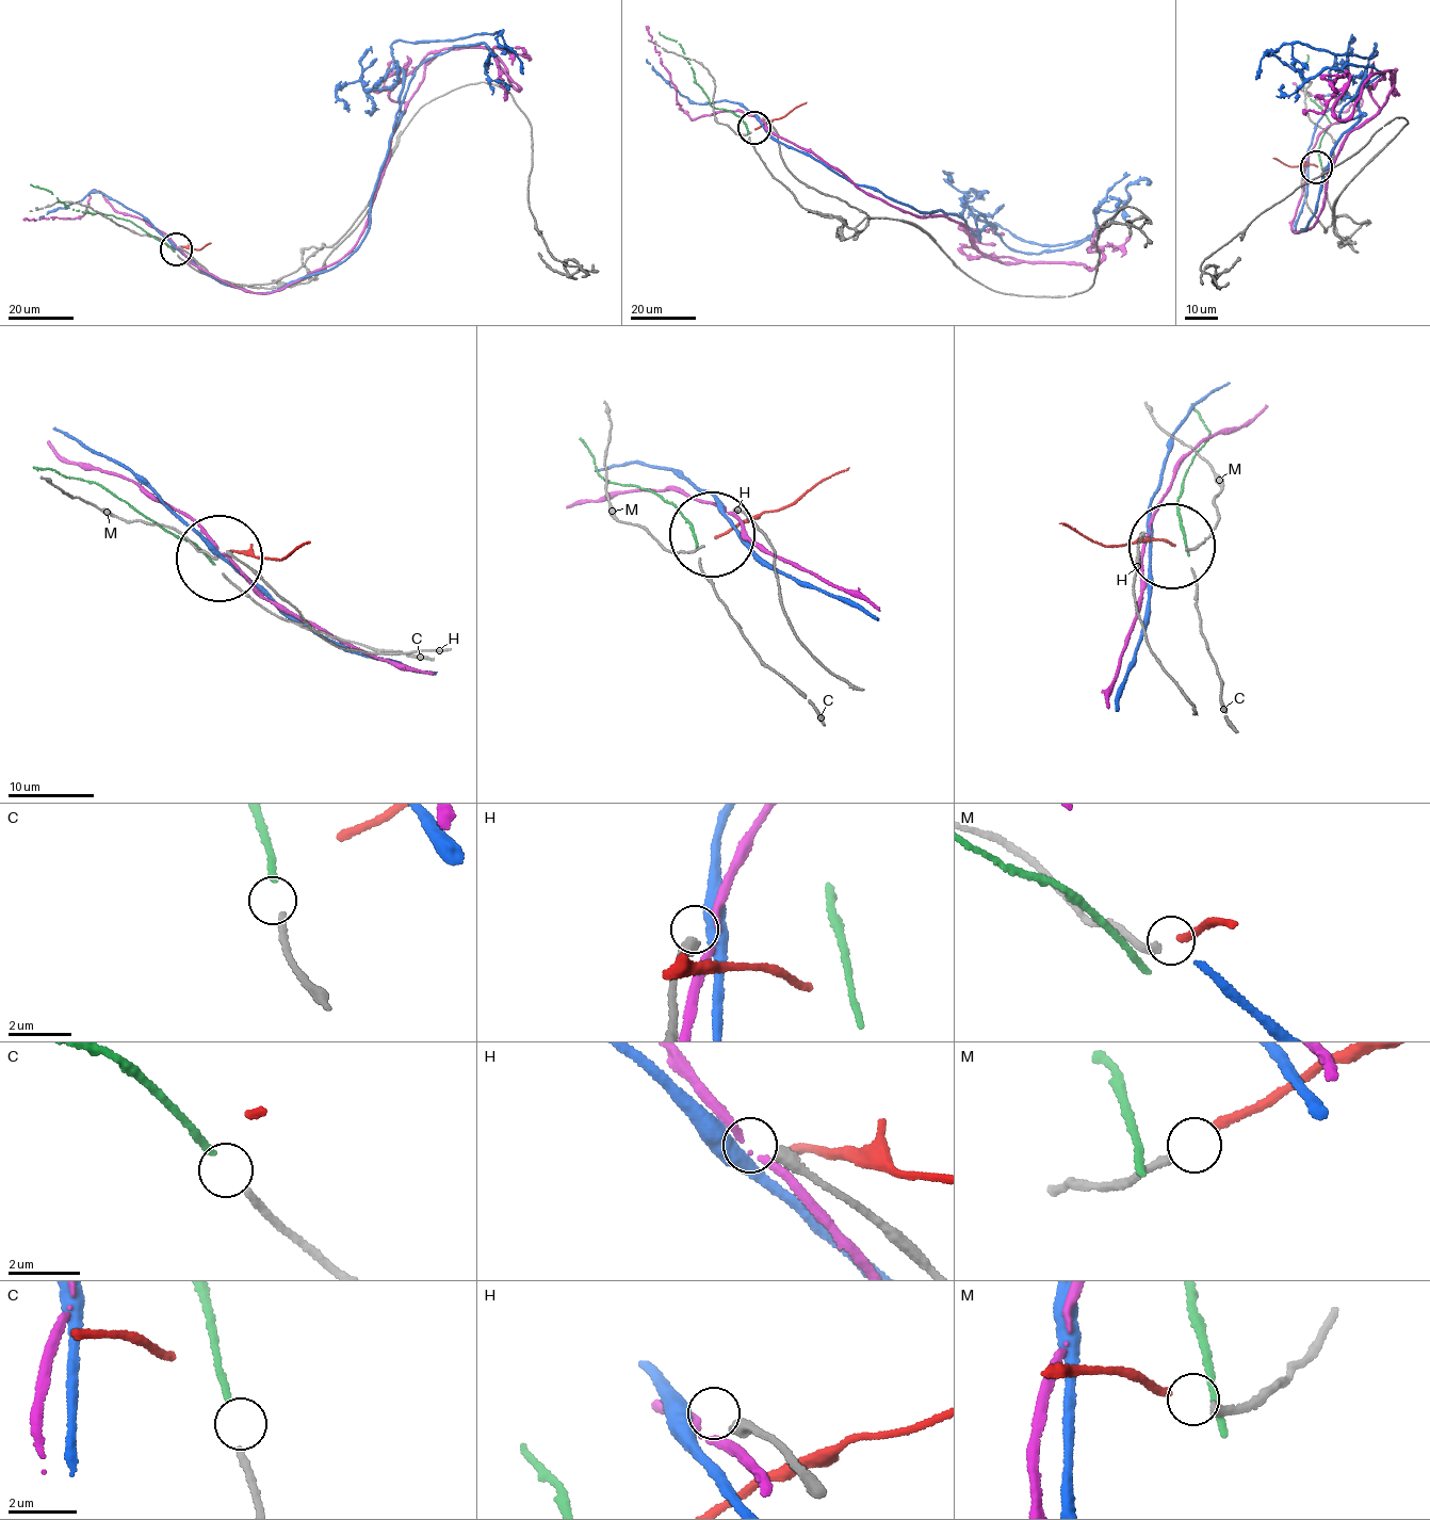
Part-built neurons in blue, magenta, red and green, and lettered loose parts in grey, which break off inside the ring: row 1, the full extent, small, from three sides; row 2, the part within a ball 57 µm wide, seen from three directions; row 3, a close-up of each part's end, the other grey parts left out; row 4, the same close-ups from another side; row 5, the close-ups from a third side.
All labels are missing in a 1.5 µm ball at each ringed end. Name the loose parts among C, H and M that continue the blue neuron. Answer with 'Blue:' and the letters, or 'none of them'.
Blue: none of them

